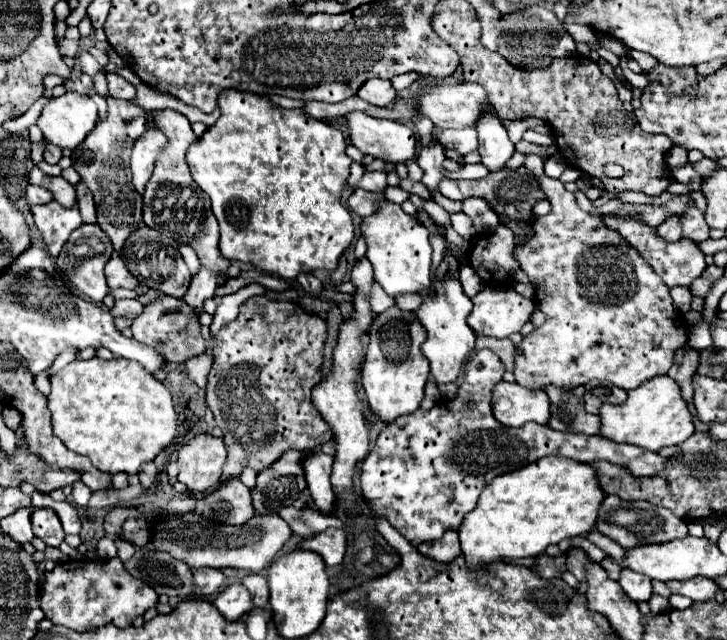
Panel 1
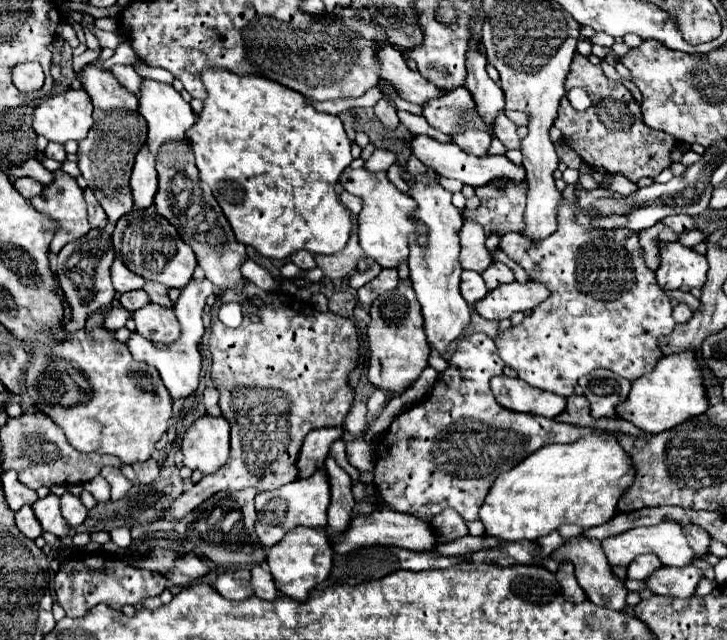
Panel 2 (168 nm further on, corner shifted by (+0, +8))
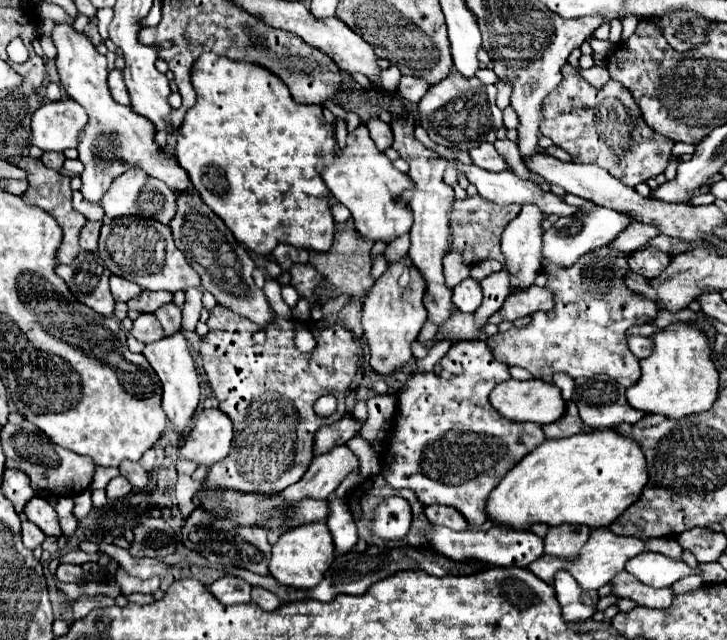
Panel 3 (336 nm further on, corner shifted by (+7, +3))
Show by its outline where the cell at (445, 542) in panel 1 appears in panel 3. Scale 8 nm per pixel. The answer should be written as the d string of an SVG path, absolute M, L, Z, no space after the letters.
M426 507L426 517L434 523L434 525L442 525L454 531L464 531L468 529L466 519L462 519L462 515L458 515L458 511L454 511L454 507Z

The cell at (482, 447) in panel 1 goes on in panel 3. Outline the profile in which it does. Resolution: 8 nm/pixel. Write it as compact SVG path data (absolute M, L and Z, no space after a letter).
M458 341L432 371L414 371L398 391L398 413L394 419L390 453L382 453L382 475L388 485L394 489L412 489L424 505L452 505L472 527L482 525L486 521L486 499L492 489L526 453L544 441L544 433L538 423L510 421L498 415L490 405L490 391L496 383L508 377L510 371L506 363L494 359L486 341Z

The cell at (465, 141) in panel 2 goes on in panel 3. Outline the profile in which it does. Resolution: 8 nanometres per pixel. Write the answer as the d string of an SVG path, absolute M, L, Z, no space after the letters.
M480 143L478 147L470 149L468 153L470 153L472 161L474 161L478 167L486 169L486 171L510 171L510 169L512 169L512 167L498 155L498 151L494 149L492 143Z

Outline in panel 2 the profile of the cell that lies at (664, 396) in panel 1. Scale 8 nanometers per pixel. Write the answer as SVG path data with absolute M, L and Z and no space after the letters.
M685 352L663 356L659 360L659 366L651 374L633 380L629 398L621 406L617 406L617 416L635 424L647 434L659 434L671 430L673 426L679 426L681 422L697 414L703 414L707 408L709 406L701 384L699 364L695 362L695 356L691 352Z

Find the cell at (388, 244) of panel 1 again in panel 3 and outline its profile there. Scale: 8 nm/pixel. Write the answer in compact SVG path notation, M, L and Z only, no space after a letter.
M360 125L358 129L348 133L346 147L322 171L322 179L332 195L350 209L354 225L362 237L390 243L394 237L410 231L412 215L410 207L406 207L406 201L402 199L402 193L406 189L412 189L414 181L406 173L398 171L392 161L376 149L366 125Z

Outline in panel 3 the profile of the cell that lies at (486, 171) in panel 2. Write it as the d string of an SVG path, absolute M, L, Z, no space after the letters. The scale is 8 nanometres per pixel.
M458 163L456 165L458 171L466 173L468 181L476 185L478 193L492 201L492 203L498 203L498 205L510 205L510 203L518 203L518 205L526 205L526 203L534 203L538 207L542 207L542 211L546 211L546 215L558 215L558 217L568 217L568 215L578 215L580 209L578 207L570 207L562 201L562 197L554 195L552 191L544 191L542 187L534 185L532 181L522 181L516 173L512 171L502 171L502 173L490 173L490 171L484 171L476 165L464 165L464 163Z

